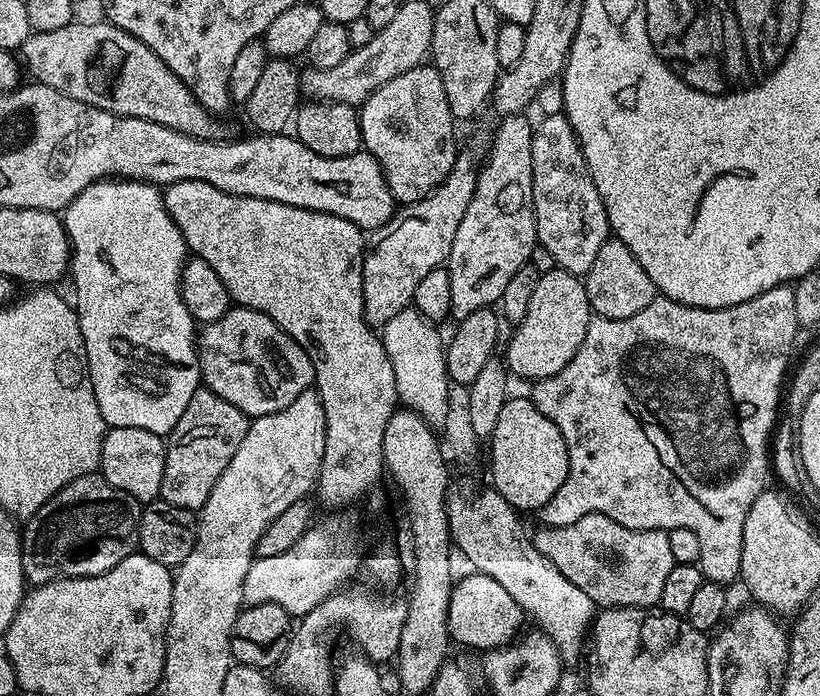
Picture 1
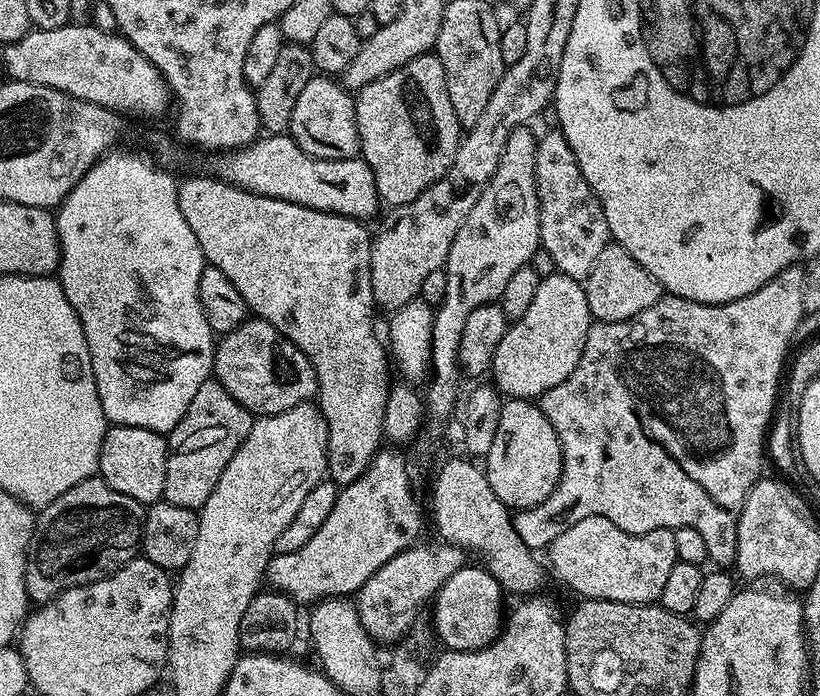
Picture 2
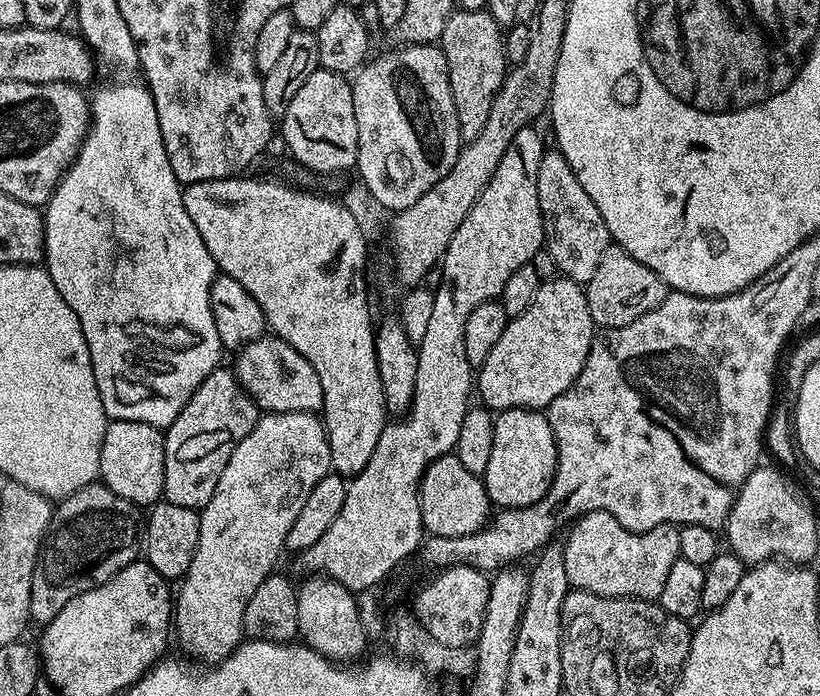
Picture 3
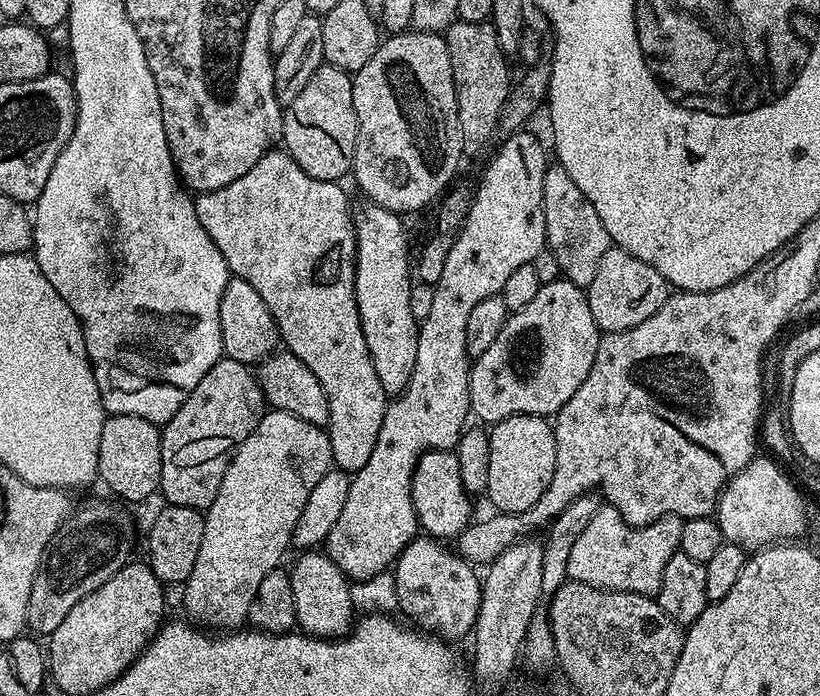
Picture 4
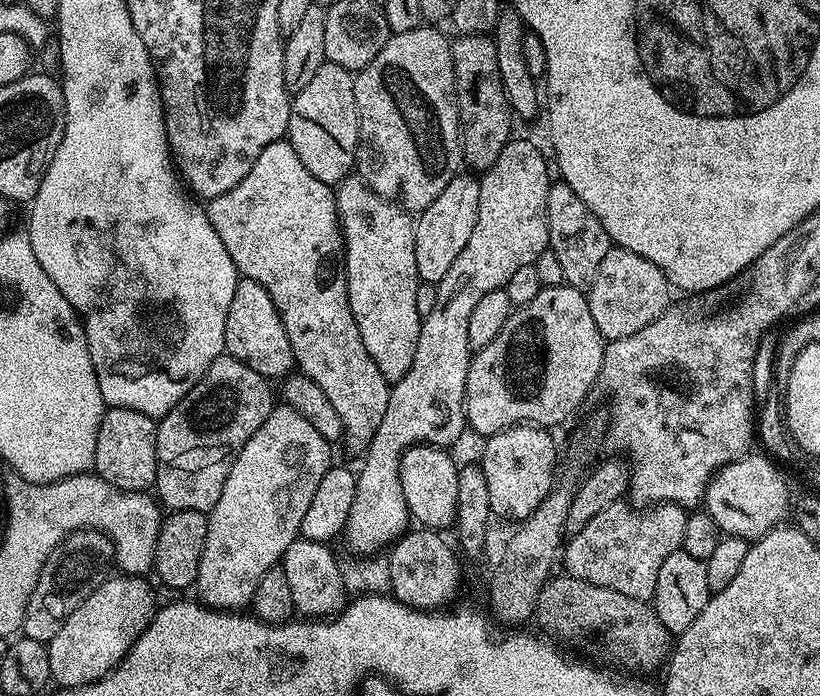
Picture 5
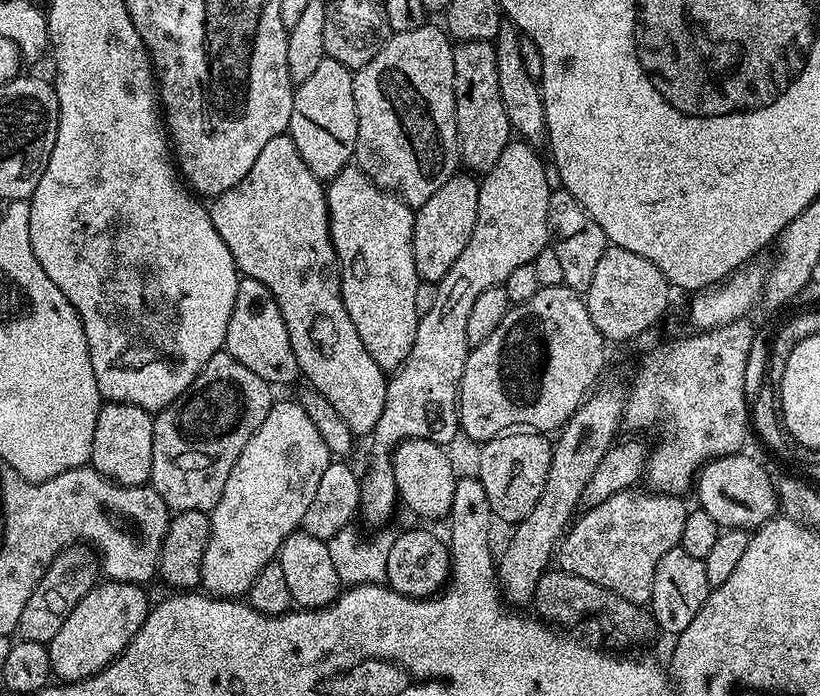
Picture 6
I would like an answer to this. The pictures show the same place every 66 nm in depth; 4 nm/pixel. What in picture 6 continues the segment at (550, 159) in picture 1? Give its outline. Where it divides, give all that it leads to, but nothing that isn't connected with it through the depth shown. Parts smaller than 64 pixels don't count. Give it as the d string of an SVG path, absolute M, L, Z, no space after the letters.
M556 190L548 199L548 231L550 247L554 254L558 254L558 263L562 266L563 287L571 288L577 294L587 293L594 270L604 251L610 247L602 226L590 218L588 211L571 194Z

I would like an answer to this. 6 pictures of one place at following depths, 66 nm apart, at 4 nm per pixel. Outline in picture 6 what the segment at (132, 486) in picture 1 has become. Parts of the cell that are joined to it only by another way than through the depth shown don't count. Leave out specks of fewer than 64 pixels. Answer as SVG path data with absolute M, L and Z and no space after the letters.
M104 402L98 410L98 422L94 422L91 467L99 476L105 476L124 488L145 487L152 478L154 458L153 413L142 406L126 402Z

